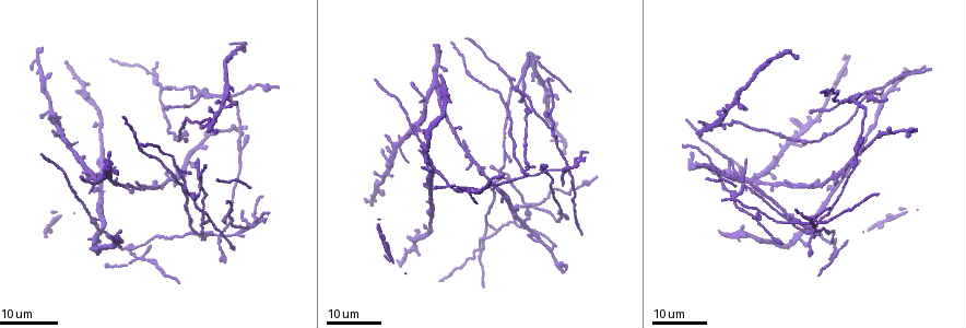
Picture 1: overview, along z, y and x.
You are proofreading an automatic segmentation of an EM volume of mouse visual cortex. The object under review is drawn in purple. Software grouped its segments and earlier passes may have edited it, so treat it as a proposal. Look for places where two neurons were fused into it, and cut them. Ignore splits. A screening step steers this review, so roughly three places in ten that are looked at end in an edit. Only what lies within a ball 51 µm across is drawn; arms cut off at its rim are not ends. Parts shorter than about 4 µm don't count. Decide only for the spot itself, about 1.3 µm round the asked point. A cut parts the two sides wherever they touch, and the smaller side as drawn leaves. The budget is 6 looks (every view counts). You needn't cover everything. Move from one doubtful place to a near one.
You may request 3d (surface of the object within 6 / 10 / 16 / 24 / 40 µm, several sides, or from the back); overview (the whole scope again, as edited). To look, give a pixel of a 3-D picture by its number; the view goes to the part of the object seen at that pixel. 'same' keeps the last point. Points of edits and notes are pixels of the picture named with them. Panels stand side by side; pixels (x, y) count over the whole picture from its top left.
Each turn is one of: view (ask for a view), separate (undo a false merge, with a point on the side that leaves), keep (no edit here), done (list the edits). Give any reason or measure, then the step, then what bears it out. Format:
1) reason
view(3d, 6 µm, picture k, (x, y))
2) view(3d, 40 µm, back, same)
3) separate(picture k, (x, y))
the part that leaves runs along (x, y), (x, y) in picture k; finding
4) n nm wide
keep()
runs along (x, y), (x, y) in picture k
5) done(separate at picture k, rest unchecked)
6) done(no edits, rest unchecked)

side arm on a straight run
view(3d, 16 µm, picture 1, (211, 94))

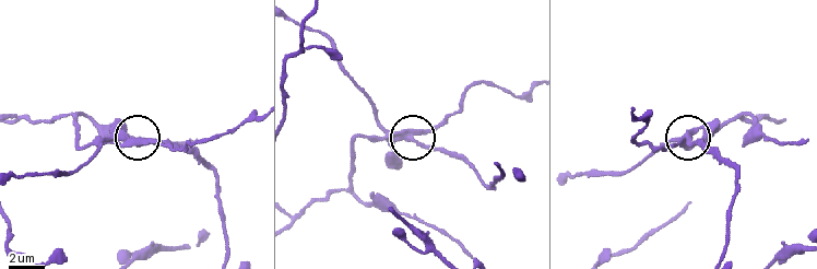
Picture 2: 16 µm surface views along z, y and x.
view(3d, 10 µm, picture 2, (414, 134))

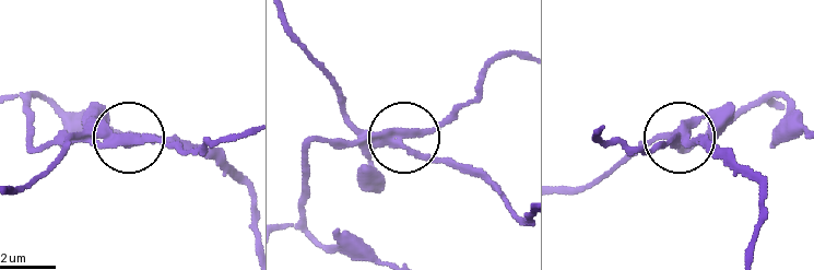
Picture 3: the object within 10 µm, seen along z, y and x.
side arm 16 µm; 3 arms
separate(picture 3, (425, 129))
two neurons meet here

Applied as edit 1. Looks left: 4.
view(overview)

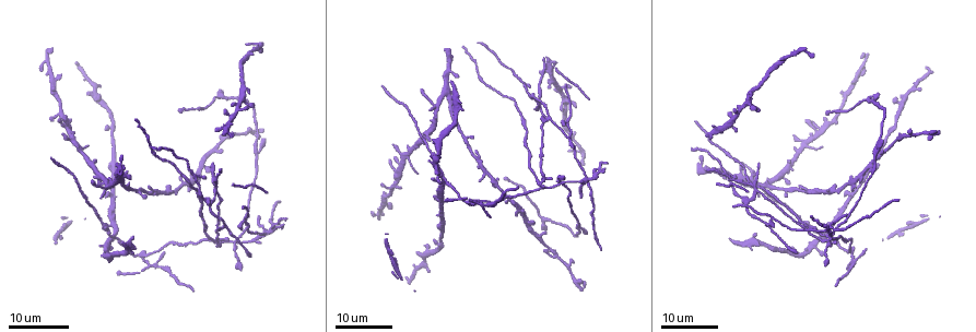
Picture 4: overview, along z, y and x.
two arms in line, one across
view(3d, 16 µm, picture 4, (896, 137))

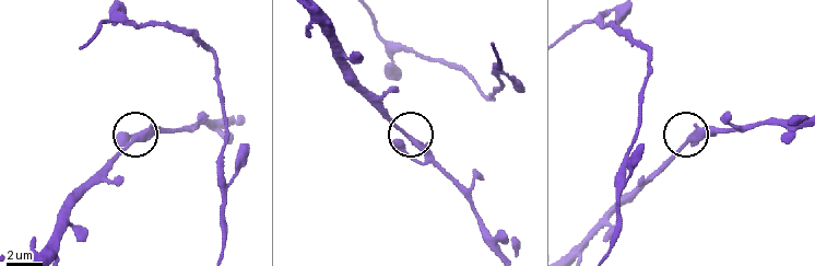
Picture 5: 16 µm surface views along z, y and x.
view(3d, 6 µm, picture 5, (411, 138))

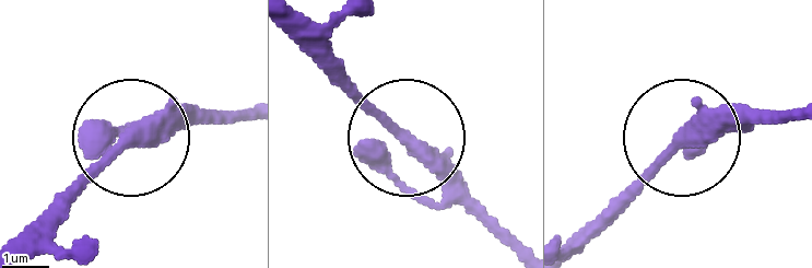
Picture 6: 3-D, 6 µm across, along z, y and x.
3 arms
keep()
continuous, no second neuron

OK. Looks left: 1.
done(separate at picture 3, rest unchecked)

